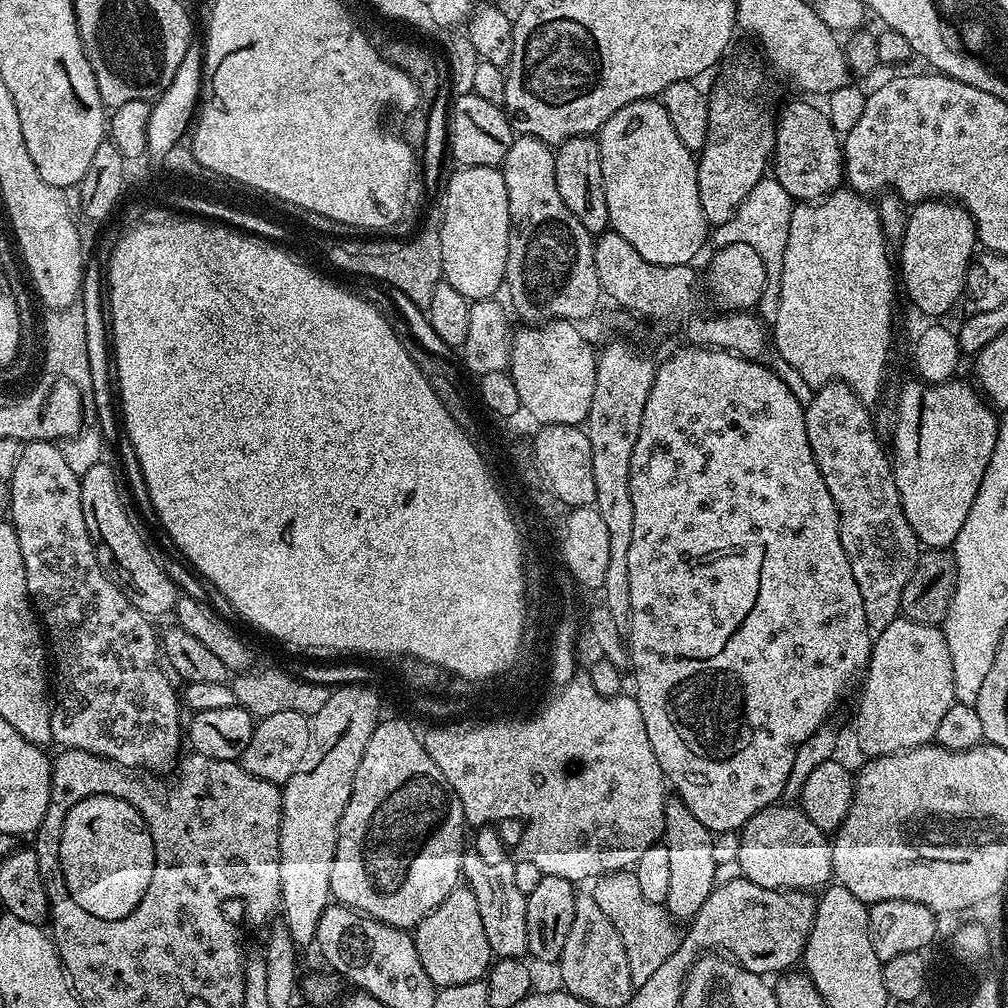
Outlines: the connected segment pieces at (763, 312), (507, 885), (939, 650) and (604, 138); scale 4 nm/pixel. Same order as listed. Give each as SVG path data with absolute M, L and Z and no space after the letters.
M765 176L743 200L734 218L717 225L712 234L715 247L725 248L736 241L742 241L746 246L753 247L761 257L762 264L766 268L766 287L762 290L756 310L760 318L766 322L775 321L778 314L778 304L781 301L783 259L787 239L790 236L790 219L795 205L792 196L786 193L774 176Z
M465 851L463 879L478 898L478 914L482 914L482 927L486 930L486 942L490 942L493 957L515 960L528 956L526 942L526 902L528 897L514 882L514 863L509 860L494 860L480 852Z
M903 618L890 622L890 626L886 626L886 630L882 630L872 641L872 656L868 659L863 680L864 689L860 692L860 705L856 708L856 744L868 758L891 756L893 752L922 748L933 743L946 710L956 703L950 646L946 646L944 633L935 624Z
M659 99L635 100L626 106L622 106L622 110L618 110L616 114L610 117L603 126L600 127L598 133L598 143L600 153L602 154L602 182L606 186L606 210L608 211L608 223L611 231L617 232L634 246L646 261L665 264L666 266L674 266L675 264L691 265L695 256L704 248L704 239L706 241L710 236L710 225L708 219L702 214L702 202L698 202L698 174L696 173L697 157L682 142L682 138L678 138L678 133L674 131L674 126L670 122L670 114L666 114L663 103Z

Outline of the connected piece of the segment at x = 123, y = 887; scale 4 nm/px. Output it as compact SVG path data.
M90 795L69 807L57 835L57 856L67 889L96 918L126 918L146 894L154 872L153 836L134 806L113 795Z

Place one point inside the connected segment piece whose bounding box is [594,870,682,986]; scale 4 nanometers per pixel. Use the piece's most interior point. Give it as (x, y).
(648, 931)

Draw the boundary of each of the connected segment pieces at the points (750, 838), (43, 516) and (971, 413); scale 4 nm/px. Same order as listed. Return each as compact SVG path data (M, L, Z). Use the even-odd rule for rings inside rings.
M777 802L758 810L758 814L751 816L739 829L739 836L740 845L734 852L734 859L740 863L740 875L758 886L781 890L820 890L833 879L832 841L818 826L814 826L814 822L810 822L810 818L806 818L799 807Z
M29 440L19 449L19 456L13 466L10 479L10 523L18 534L18 547L22 550L22 566L26 566L28 599L32 601L33 609L46 633L46 644L50 649L50 664L54 669L54 699L50 704L52 710L50 730L53 741L57 745L60 743L61 749L86 750L90 754L106 758L129 770L143 770L148 774L171 773L182 752L180 749L180 740L182 744L182 720L180 724L182 702L178 697L177 689L175 692L171 682L168 681L169 673L162 667L162 656L158 651L158 632L152 629L153 621L149 617L143 616L138 610L138 606L134 606L134 602L130 602L130 598L126 598L126 594L122 594L122 590L118 590L118 586L114 586L114 582L110 582L110 578L102 570L92 545L92 539L86 530L86 518L82 514L80 476L70 470L69 463L63 457L62 448L53 441Z
M953 378L945 384L927 385L920 396L917 412L916 388L912 384L901 390L896 402L896 433L892 436L890 452L892 473L906 522L910 522L921 545L928 550L947 549L958 538L958 530L962 530L962 522L966 522L966 514L970 514L970 506L974 506L978 486L982 486L982 474L986 474L986 466L990 466L990 454L994 454L994 442L1000 429L997 413L993 405L969 384Z

